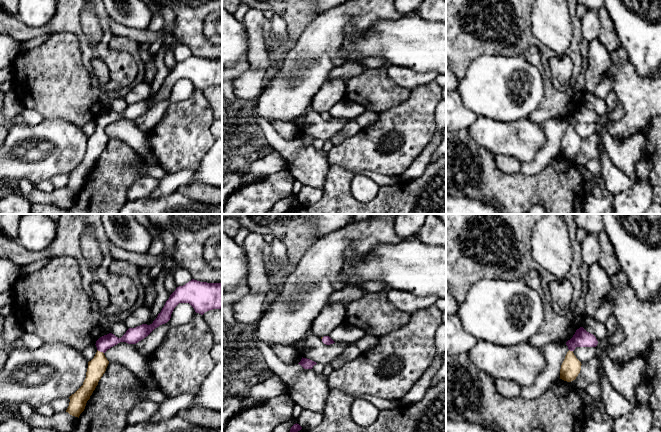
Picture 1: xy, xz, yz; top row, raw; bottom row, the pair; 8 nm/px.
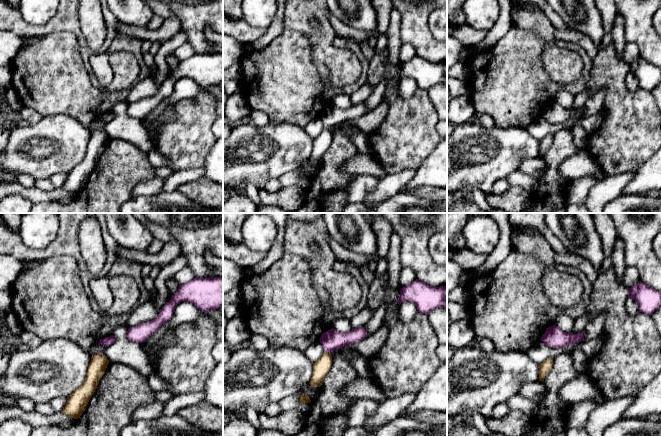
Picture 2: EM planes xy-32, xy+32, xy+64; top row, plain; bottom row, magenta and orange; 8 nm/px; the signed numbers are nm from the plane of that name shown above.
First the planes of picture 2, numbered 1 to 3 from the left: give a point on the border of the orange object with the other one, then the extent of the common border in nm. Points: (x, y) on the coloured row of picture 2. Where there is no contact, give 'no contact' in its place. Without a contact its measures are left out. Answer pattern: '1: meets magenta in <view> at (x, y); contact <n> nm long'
1: no contact
2: meets magenta in xy+32 at (326, 351); contact 30 nm long
3: no contact

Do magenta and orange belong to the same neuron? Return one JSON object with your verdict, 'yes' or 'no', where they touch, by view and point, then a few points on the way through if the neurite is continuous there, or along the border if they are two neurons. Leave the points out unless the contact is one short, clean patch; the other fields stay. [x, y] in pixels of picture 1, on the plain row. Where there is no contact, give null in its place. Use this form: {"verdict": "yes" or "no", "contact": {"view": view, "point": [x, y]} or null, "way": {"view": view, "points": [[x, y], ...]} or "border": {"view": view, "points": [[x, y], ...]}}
{"verdict": "yes", "contact": {"view": "xy", "point": [100, 127]}, "way": {"view": "xy", "points": [[105, 118], [100, 127], [97, 142]]}}

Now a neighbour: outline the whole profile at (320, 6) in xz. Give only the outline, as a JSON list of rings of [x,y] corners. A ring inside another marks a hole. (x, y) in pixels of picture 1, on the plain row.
[[[314,0],[313,7],[315,10],[315,14],[313,20],[319,15],[328,11],[329,9],[340,6],[347,1],[350,0]]]

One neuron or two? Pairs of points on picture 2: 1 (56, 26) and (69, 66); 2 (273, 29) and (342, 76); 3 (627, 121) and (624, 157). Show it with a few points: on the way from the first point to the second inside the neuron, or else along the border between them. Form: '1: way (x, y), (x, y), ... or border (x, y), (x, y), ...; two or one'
1: border (37, 37), (71, 31), (78, 44); two
2: border (283, 10), (284, 29); two
3: way (627, 130), (624, 148); one

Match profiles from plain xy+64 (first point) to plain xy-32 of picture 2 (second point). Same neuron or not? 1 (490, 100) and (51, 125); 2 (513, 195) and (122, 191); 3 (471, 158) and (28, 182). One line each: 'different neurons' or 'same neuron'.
1: different neurons
2: different neurons
3: different neurons

